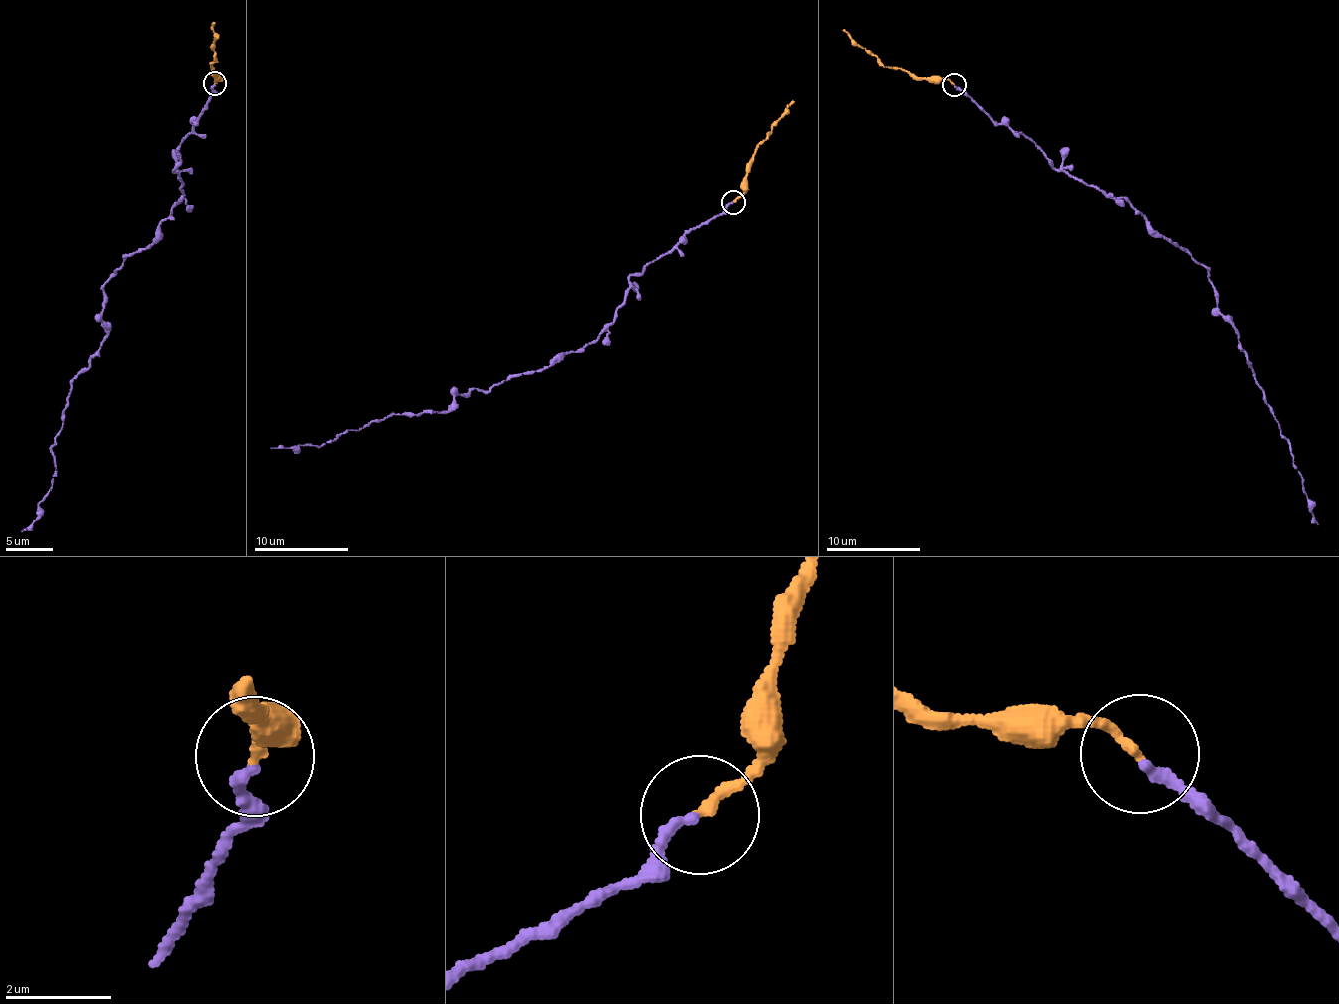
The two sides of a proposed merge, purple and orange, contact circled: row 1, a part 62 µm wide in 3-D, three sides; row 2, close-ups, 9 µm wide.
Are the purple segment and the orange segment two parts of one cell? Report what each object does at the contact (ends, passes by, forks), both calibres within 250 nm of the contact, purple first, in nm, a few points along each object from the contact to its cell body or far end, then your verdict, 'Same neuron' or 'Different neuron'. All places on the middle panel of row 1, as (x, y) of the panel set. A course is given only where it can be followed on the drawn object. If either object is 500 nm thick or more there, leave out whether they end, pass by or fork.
At the ring purple ends. At the ring orange ends. Thickness 200 nm (purple) against 180 nm. Course of purple: (733, 201), (630, 277), (613, 323), (582, 349), (456, 396), (450, 409), (391, 415), (319, 446), (270, 447). Course of orange: (734, 201), (742, 192), (751, 155), (764, 140), (772, 122), (784, 113), (792, 100). Same neuron

